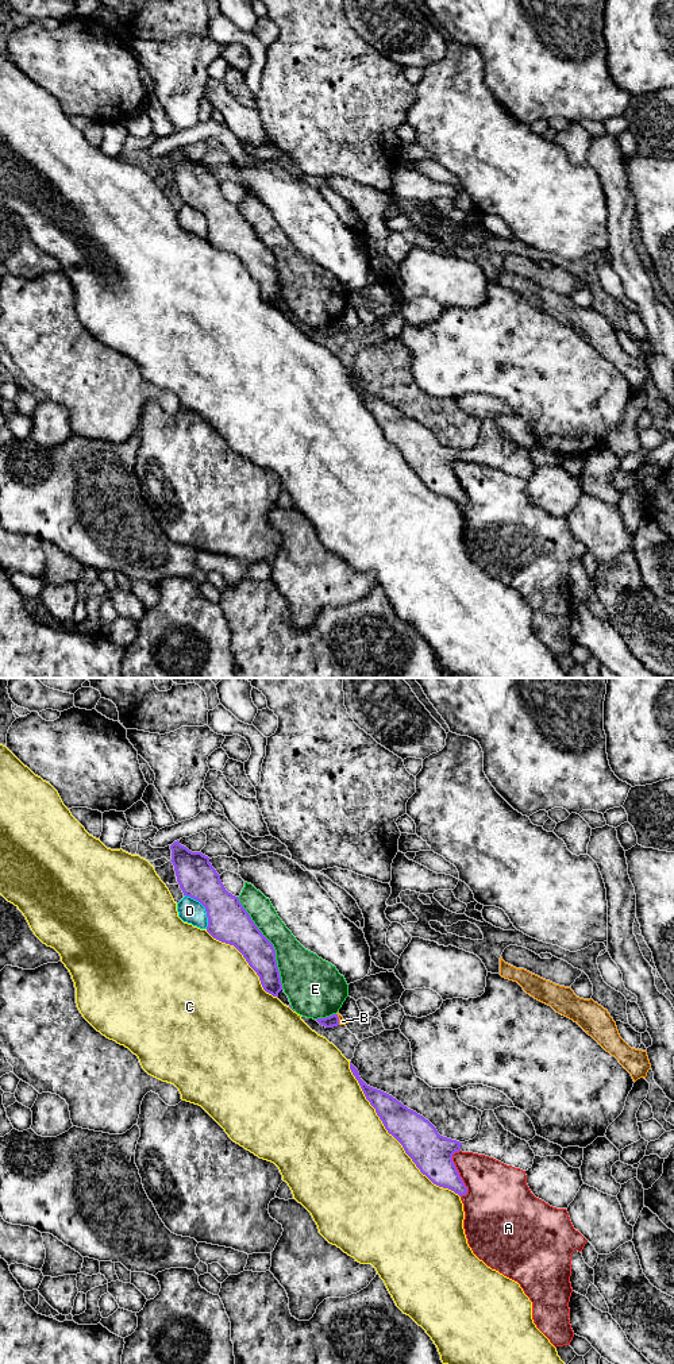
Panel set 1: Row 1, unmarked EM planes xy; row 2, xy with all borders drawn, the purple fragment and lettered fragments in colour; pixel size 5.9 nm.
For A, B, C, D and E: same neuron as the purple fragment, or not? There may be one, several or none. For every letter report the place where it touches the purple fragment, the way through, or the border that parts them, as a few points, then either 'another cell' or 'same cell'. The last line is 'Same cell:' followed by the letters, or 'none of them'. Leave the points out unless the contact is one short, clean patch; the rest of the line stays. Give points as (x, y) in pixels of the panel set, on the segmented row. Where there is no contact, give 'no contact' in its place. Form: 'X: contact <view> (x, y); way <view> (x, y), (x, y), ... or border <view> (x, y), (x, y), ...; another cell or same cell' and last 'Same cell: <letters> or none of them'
A: contact xy (458, 1174); another cell
B: contact xy (338, 1018); border xy (336, 1013), (339, 1024); another cell
C: contact xy (392, 1135); another cell
D: contact xy (204, 906); another cell
E: contact xy (270, 943); another cell
Same cell: none of them

